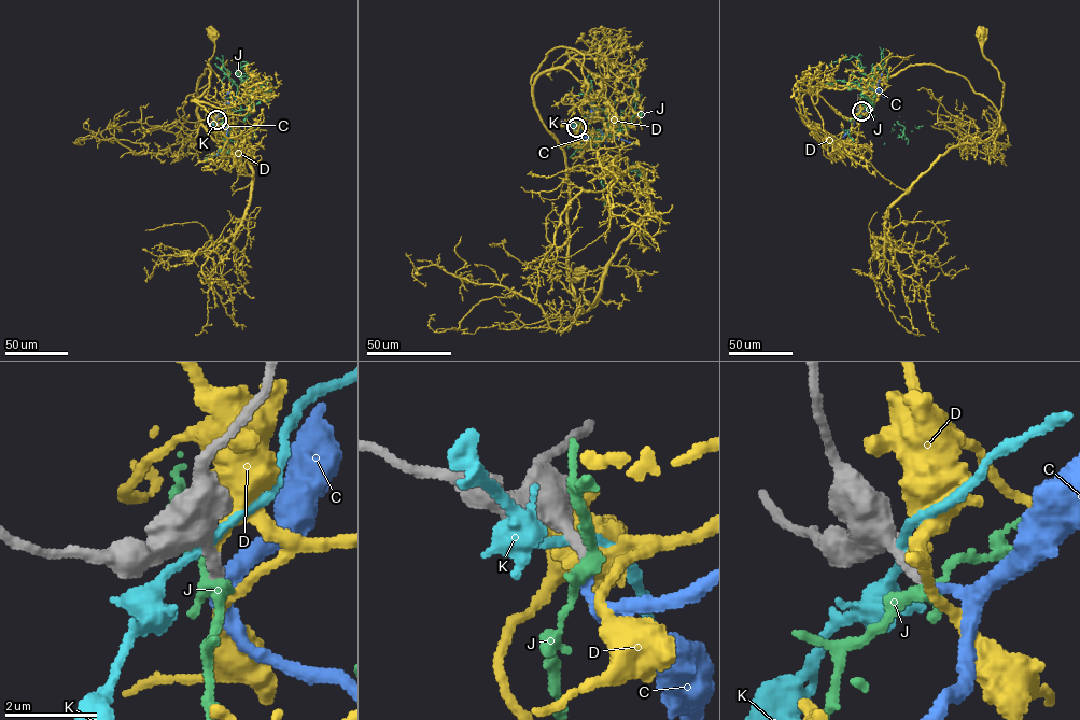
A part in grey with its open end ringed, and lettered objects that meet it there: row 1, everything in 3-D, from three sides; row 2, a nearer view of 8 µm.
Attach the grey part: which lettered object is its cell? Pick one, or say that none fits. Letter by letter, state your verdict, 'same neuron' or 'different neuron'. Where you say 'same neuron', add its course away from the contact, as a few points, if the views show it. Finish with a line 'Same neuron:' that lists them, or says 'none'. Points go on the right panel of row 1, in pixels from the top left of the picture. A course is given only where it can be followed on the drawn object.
C: same neuron; it runs (861, 111), (871, 101), (873, 90), (879, 90), (878, 83), (882, 73)
D: different neuron
J: different neuron
K: different neuron
Same neuron: C

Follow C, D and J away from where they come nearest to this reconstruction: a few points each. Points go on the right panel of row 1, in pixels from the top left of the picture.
C: (861, 111), (871, 101), (873, 90), (879, 90), (878, 83), (882, 73)
D: (860, 110), (839, 115), (818, 87), (866, 86), (931, 64), (964, 76), (998, 112), (1003, 82), (981, 34)
J: (861, 111), (859, 121), (869, 116), (874, 97), (865, 107), (902, 125), (903, 135), (899, 135)

